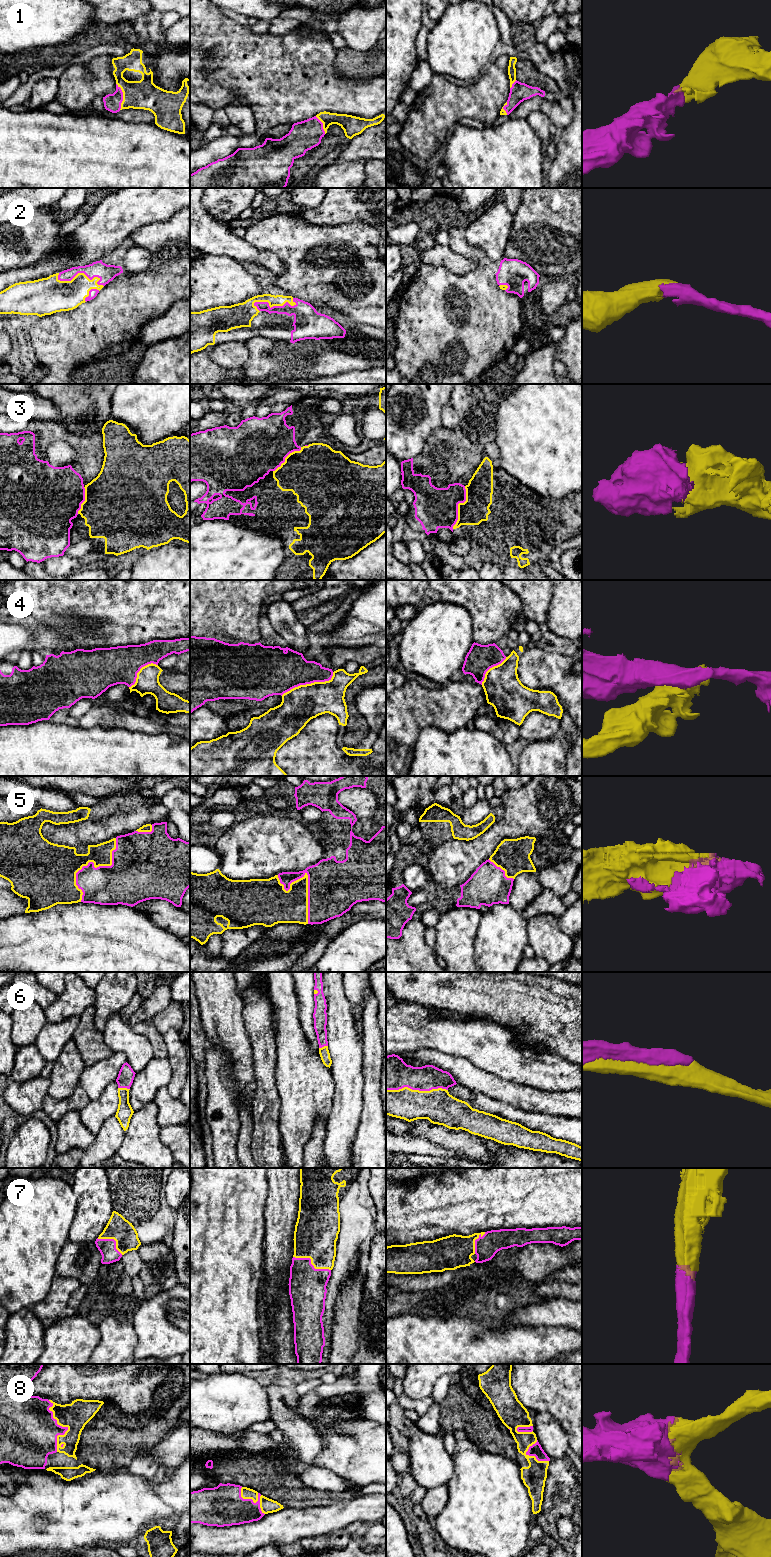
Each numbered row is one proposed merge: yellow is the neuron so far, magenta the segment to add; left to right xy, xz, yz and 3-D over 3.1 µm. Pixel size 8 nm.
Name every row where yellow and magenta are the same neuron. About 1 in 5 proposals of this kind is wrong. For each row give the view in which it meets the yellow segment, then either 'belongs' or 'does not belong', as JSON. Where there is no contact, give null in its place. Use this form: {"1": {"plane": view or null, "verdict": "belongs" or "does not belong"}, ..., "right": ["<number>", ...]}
{"1": {"plane": "xy", "verdict": "belongs"}, "2": {"plane": "xz", "verdict": "belongs"}, "3": {"plane": "yz", "verdict": "does not belong"}, "4": {"plane": "xz", "verdict": "does not belong"}, "5": {"plane": "xy", "verdict": "belongs"}, "6": {"plane": "yz", "verdict": "belongs"}, "7": {"plane": "xz", "verdict": "belongs"}, "8": {"plane": "xy", "verdict": "belongs"}, "right": ["1", "2", "5", "6", "7", "8"]}

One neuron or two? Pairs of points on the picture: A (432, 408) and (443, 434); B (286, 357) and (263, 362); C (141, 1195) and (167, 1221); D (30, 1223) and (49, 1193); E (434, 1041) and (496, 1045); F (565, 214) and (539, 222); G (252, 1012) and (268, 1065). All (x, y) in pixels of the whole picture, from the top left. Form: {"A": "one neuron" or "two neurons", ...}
{"A": "two neurons", "B": "one neuron", "C": "one neuron", "D": "one neuron", "E": "one neuron", "F": "one neuron", "G": "one neuron"}

